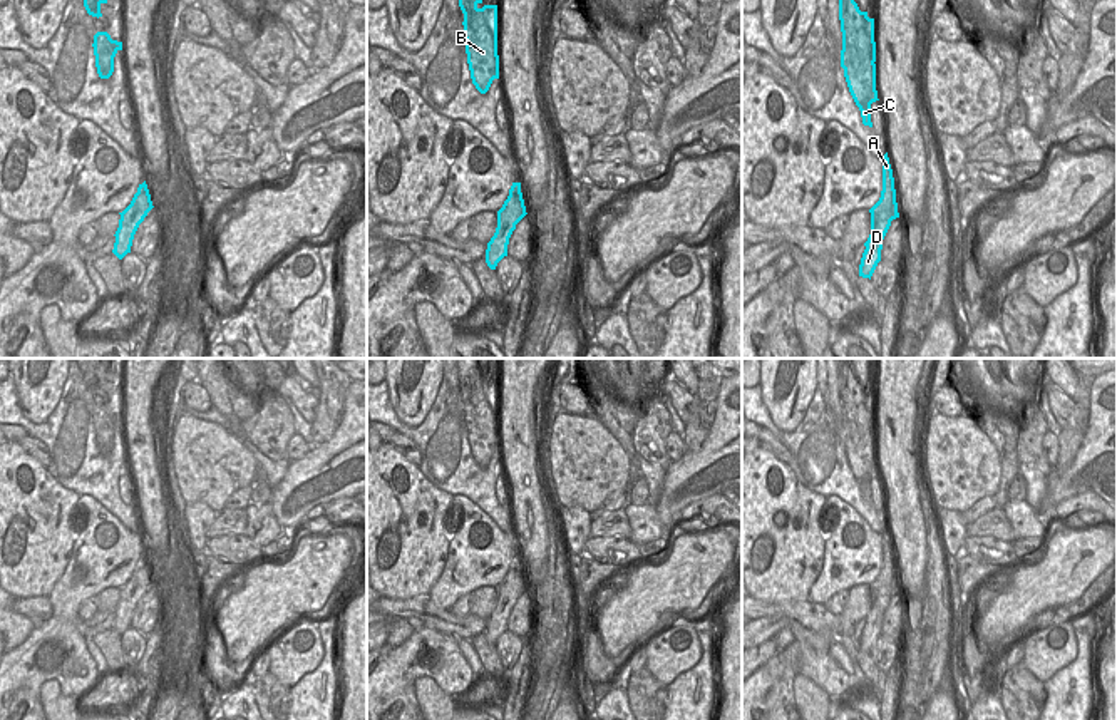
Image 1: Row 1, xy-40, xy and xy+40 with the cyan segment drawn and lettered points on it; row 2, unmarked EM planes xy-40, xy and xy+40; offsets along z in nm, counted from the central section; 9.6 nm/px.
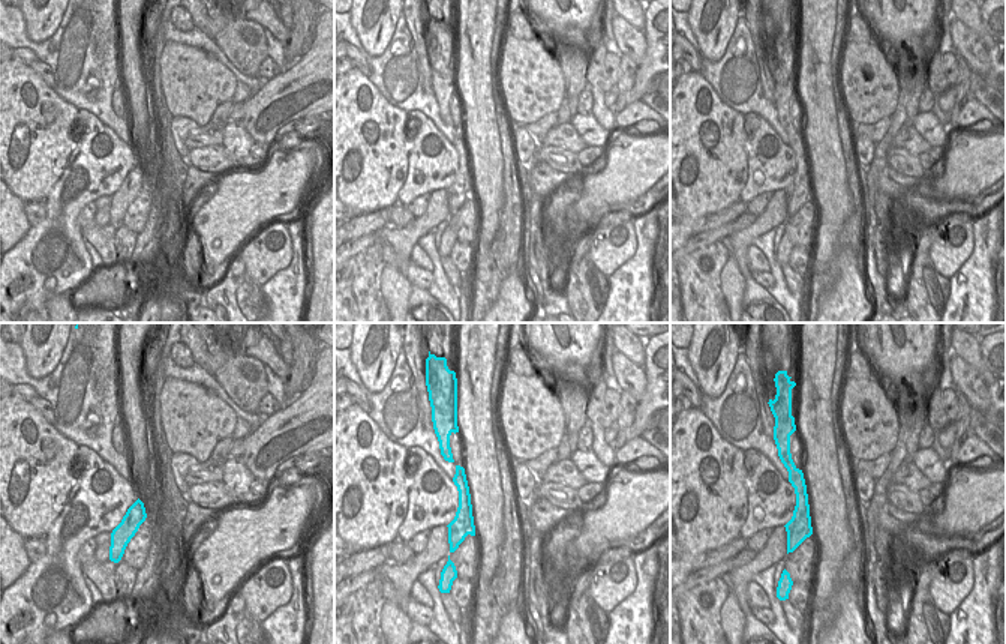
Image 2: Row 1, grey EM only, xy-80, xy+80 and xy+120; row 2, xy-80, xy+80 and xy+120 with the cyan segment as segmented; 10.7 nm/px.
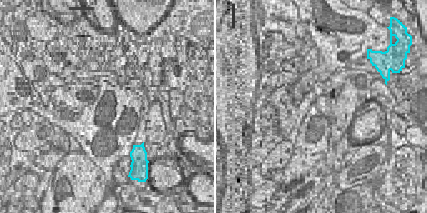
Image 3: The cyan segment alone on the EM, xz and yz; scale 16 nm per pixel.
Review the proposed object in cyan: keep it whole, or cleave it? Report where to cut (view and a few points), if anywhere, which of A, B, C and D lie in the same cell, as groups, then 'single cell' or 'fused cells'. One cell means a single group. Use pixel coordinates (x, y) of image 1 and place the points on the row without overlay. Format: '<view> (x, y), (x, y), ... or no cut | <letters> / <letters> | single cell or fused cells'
xy+40 (891, 595), (881, 595), (871, 601) | A B C / D | fused cells

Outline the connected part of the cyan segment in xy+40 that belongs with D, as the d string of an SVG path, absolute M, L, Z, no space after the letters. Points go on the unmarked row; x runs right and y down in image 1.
M891 594L879 596L878 599L871 601L871 609L864 618L866 625L861 633L859 651L871 655L878 638L881 636L883 615L889 601Z

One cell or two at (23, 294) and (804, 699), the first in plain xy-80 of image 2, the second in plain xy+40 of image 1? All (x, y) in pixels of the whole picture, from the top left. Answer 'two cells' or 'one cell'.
two cells

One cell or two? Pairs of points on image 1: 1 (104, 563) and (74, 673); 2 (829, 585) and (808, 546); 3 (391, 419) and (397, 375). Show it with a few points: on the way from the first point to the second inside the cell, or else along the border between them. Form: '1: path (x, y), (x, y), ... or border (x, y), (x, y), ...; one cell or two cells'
1: path (77, 590), (66, 601), (66, 647); one cell
2: border (829, 529), (824, 540), (823, 568), (808, 598); two cells
3: border (384, 380), (396, 416), (402, 422), (417, 427); two cells

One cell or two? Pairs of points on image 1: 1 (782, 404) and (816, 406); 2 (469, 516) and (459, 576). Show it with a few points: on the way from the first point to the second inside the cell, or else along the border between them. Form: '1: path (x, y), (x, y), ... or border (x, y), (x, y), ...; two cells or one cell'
1: border (816, 387), (803, 421), (792, 431), (777, 429); two cells
2: path (469, 531), (469, 561); one cell

